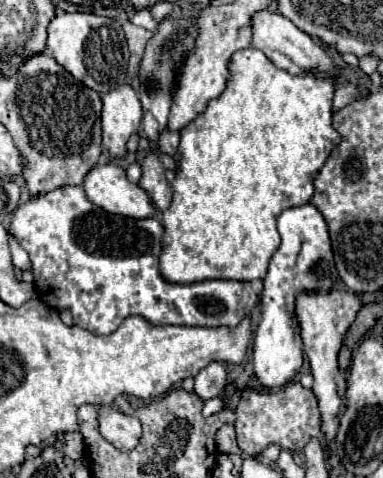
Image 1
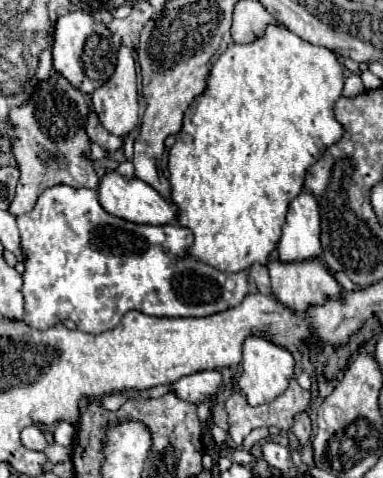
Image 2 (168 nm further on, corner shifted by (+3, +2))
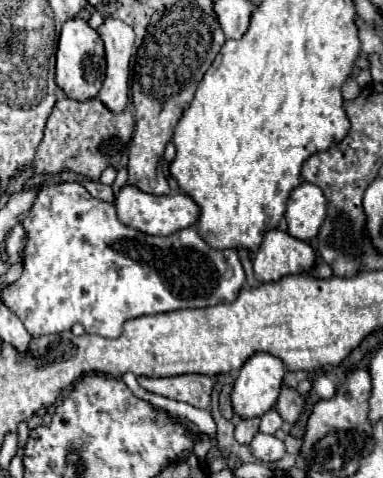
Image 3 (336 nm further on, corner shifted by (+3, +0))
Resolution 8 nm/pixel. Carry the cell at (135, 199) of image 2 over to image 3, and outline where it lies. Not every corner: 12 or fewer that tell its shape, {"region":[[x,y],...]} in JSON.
{"region":[[125,184],[115,194],[119,222],[169,236],[193,226],[187,194],[155,196]]}

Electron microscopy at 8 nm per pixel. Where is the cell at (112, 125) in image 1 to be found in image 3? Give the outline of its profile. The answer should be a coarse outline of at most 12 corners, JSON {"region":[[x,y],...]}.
{"region":[[107,18],[107,76],[97,98],[115,114],[129,102],[133,28]]}

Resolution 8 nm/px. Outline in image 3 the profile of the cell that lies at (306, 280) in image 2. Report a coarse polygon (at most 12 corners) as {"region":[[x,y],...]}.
{"region":[[271,230],[255,254],[261,282],[311,274],[315,252]]}

